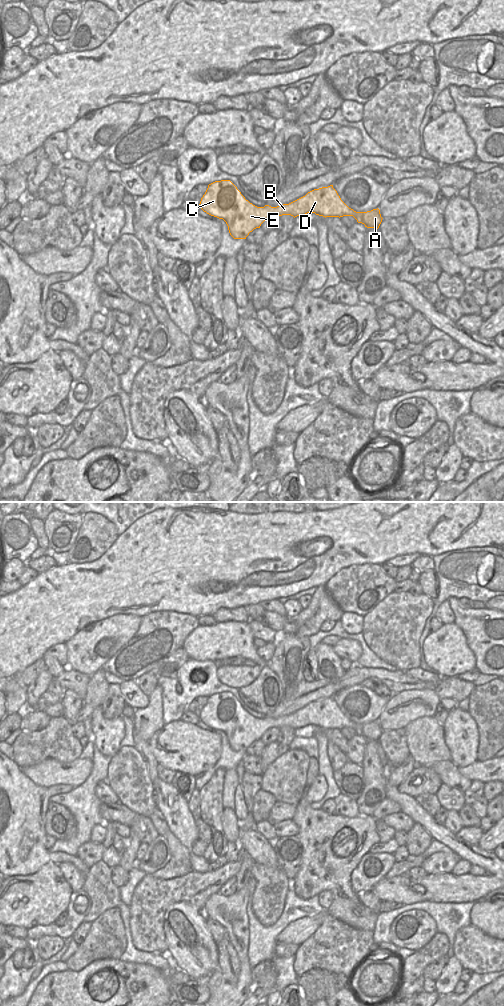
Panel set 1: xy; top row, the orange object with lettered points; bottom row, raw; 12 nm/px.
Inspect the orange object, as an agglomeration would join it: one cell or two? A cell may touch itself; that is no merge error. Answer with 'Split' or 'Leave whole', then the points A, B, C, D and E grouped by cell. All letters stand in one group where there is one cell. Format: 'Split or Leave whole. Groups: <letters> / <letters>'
Leave whole. Groups: A B C D E

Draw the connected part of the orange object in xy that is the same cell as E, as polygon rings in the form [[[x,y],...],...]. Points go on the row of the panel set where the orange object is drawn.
[[[221,180],[208,185],[199,206],[207,214],[223,219],[234,239],[246,239],[269,216],[291,215],[295,218],[307,213],[325,218],[353,216],[365,227],[377,229],[383,219],[378,208],[367,212],[356,212],[349,208],[333,185],[314,189],[289,204],[257,207],[246,200],[230,180]]]

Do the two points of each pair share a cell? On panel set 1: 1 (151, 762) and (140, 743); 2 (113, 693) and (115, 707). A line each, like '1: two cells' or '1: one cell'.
1: one cell
2: one cell

